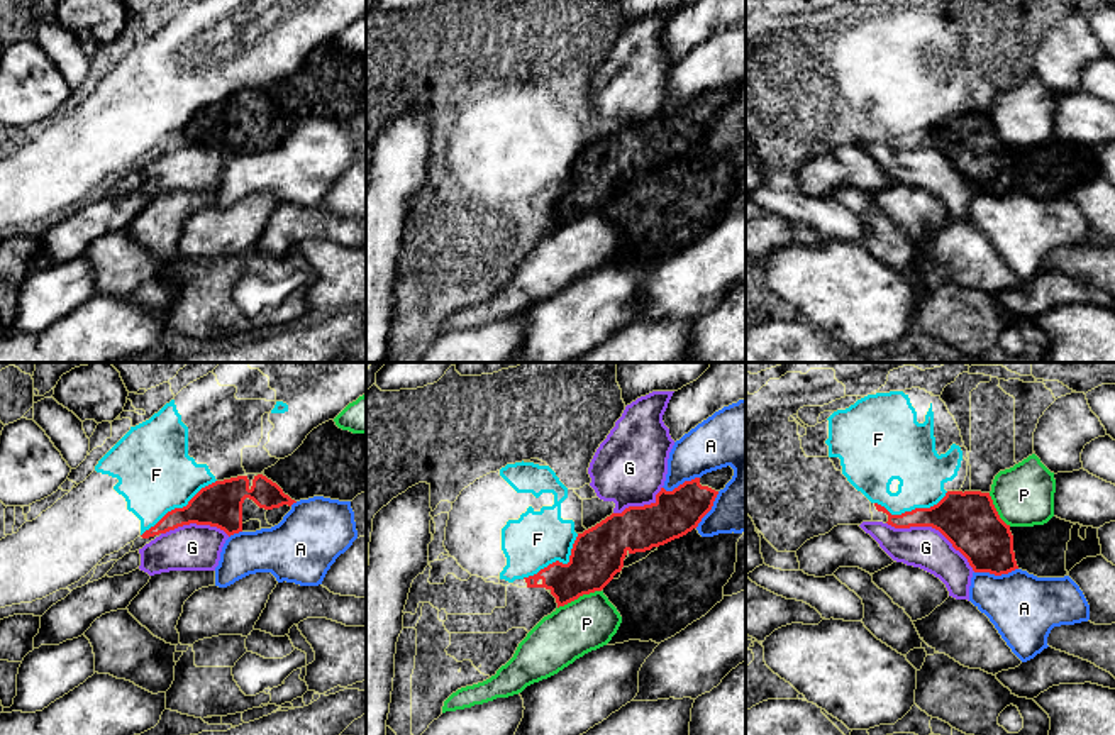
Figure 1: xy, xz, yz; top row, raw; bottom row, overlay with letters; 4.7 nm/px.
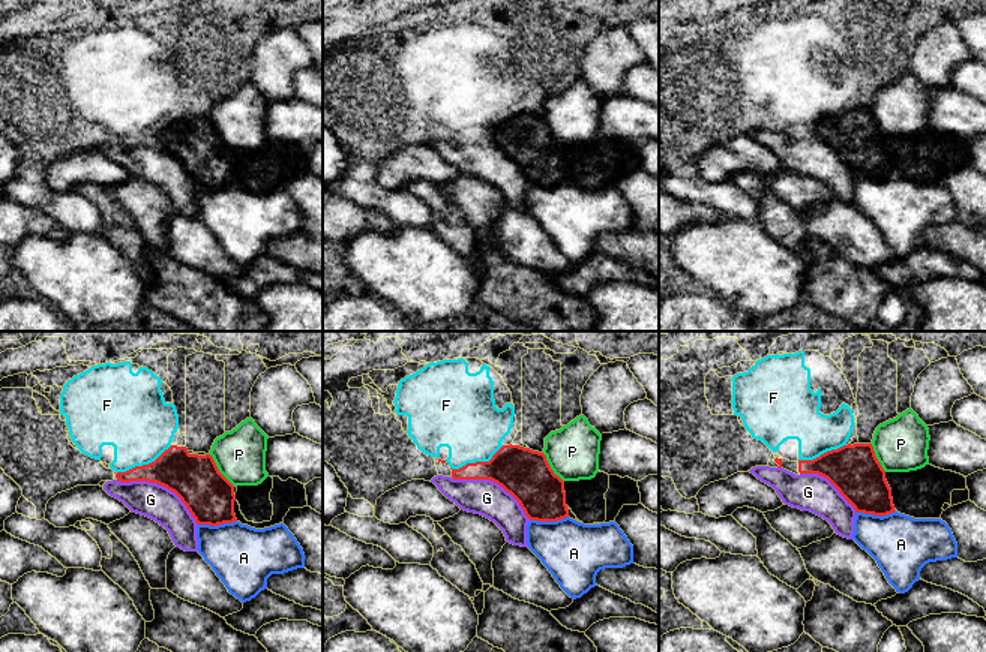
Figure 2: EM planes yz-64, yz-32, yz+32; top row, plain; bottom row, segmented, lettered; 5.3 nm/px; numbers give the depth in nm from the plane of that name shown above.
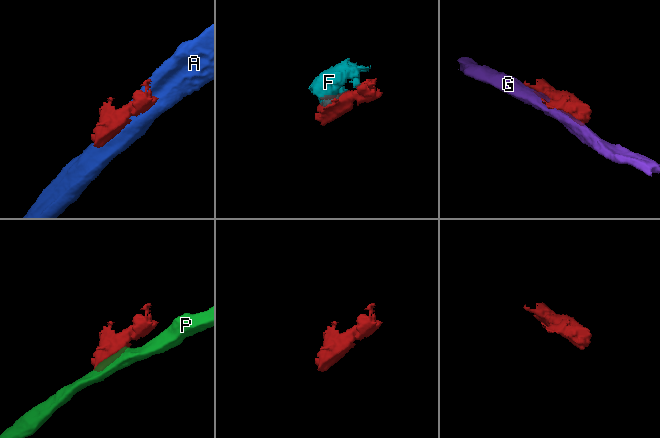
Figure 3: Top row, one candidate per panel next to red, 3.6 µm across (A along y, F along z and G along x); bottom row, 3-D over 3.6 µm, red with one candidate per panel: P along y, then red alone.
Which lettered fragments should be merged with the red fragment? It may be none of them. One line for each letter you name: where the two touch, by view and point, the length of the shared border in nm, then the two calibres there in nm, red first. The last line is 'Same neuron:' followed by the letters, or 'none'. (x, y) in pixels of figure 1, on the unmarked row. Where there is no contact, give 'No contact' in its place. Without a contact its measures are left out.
Same neuron: none

